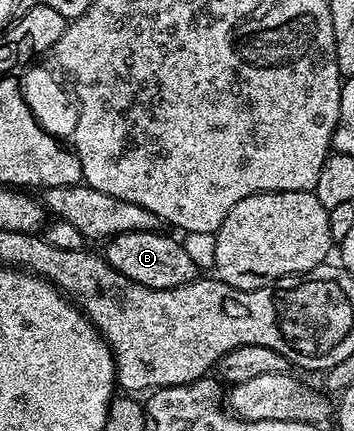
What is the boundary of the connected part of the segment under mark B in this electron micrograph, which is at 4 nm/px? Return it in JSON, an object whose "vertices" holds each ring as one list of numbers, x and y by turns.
{"vertices":[[163,231,156,232,129,232,119,236,111,236,105,241,105,260,124,278,132,282,140,282,140,286,148,286,152,290,168,290,176,286,191,284,199,279,200,270,192,258,188,258,188,250,181,239,173,240,164,236]]}

